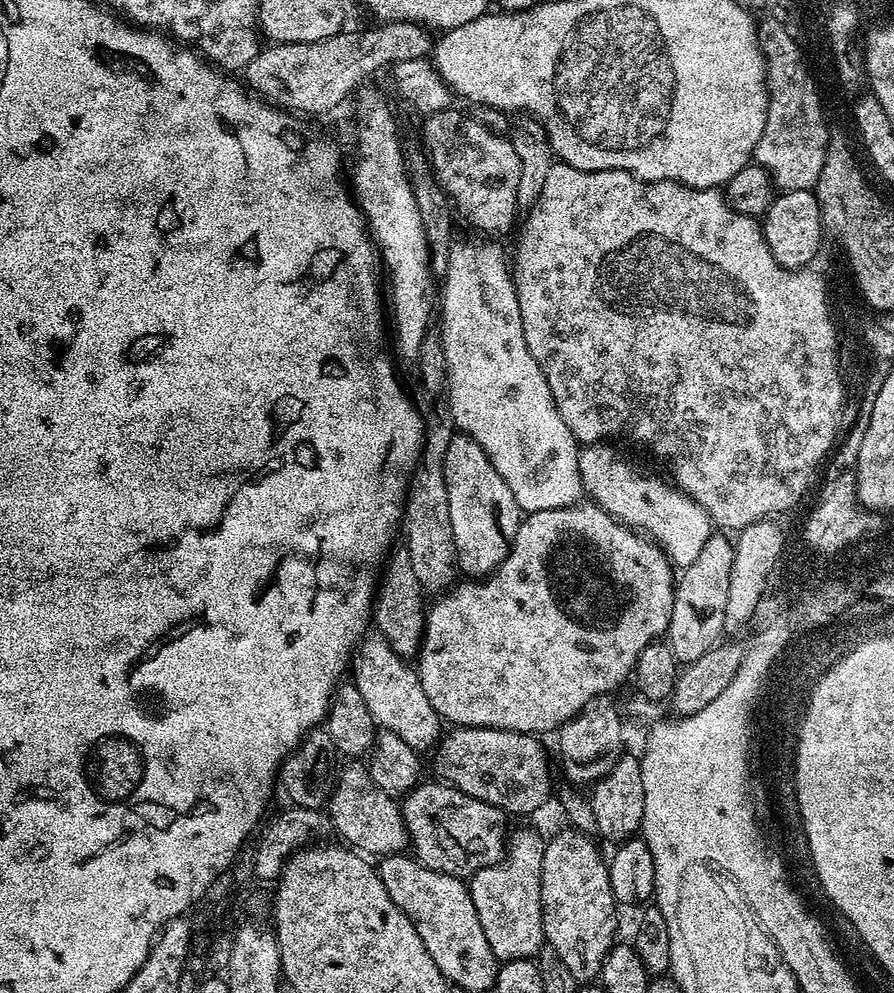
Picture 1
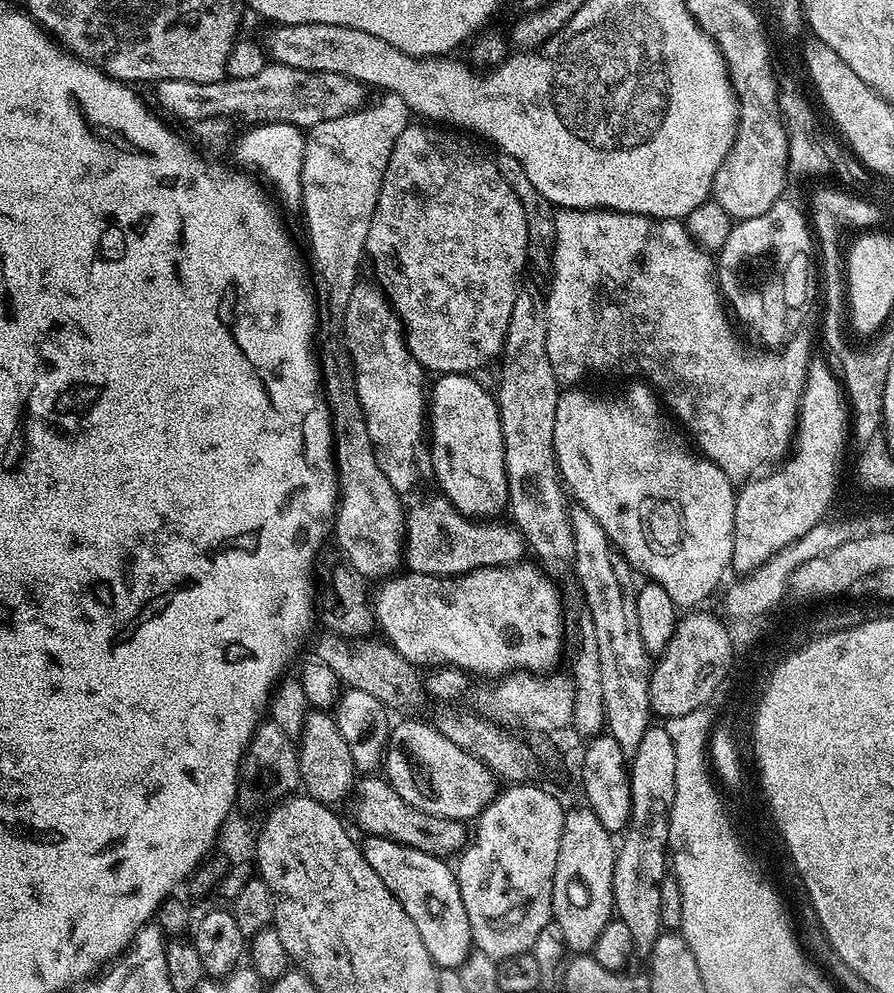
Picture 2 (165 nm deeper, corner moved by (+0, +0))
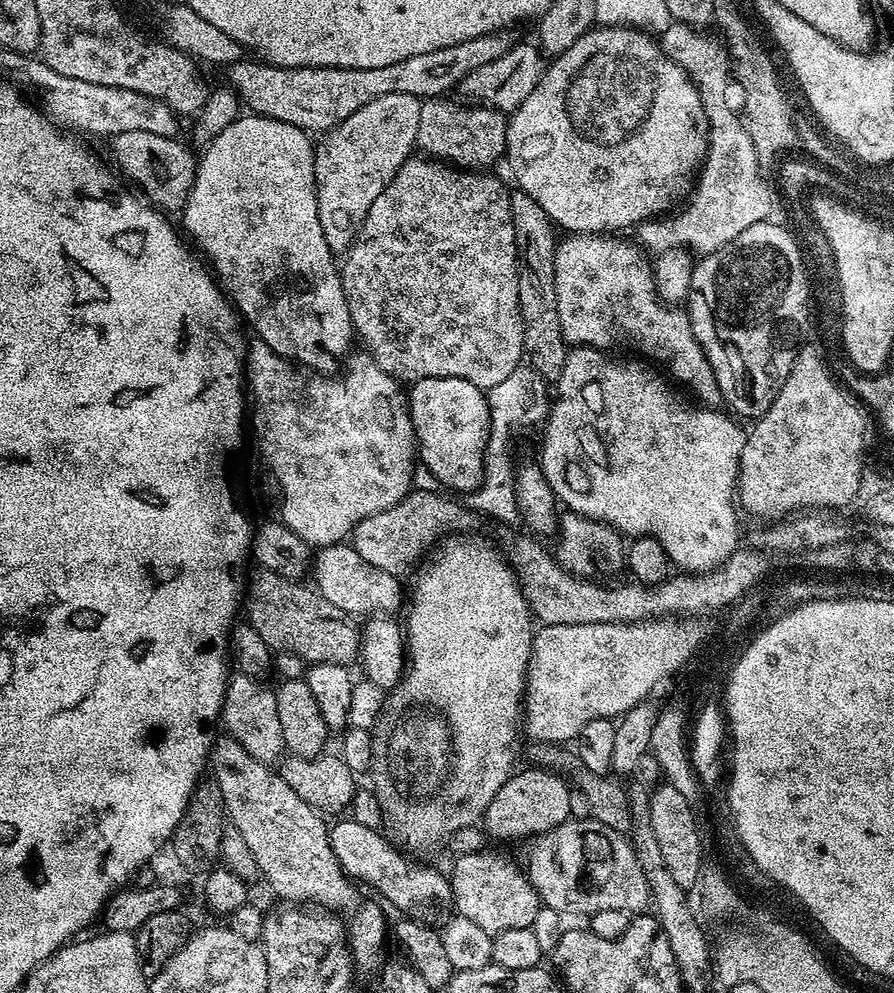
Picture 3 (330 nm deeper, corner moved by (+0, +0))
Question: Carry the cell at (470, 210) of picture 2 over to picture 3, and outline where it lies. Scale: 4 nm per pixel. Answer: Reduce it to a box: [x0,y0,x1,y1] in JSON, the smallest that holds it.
[340,158,525,390]

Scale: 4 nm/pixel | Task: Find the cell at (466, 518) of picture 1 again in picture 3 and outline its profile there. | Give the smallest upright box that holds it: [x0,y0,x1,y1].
[406,376,491,494]

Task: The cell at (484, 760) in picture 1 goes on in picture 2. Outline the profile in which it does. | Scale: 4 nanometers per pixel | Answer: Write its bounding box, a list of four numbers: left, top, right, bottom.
[382,718,498,822]

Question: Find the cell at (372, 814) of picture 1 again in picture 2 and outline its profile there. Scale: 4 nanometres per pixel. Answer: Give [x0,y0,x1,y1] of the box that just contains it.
[298,710,358,806]

